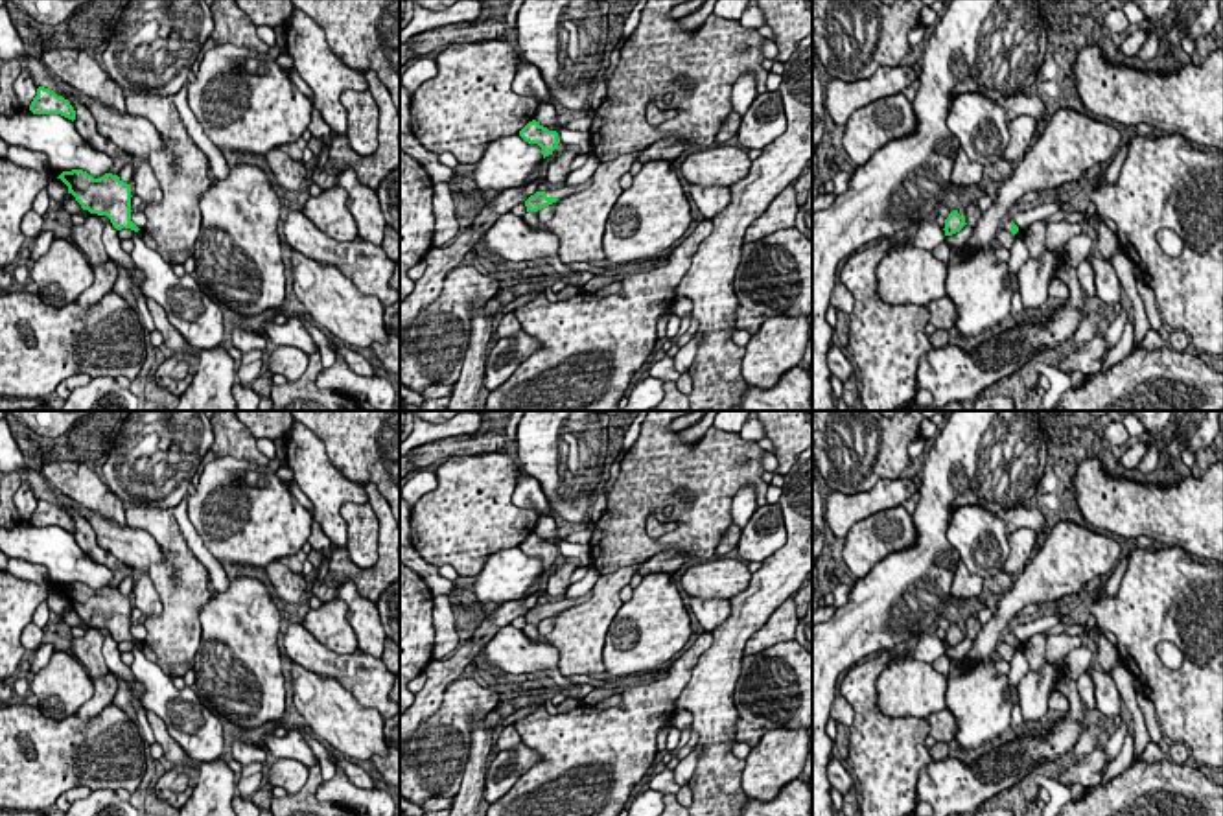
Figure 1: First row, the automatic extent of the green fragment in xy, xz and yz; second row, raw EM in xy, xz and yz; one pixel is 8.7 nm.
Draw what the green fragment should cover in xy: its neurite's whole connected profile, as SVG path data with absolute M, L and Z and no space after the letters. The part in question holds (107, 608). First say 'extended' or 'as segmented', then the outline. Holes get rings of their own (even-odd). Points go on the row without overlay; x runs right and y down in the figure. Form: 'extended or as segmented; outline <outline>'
as segmented; outline M83 582L63 584L61 591L68 599L68 606L76 610L83 623L107 628L116 643L140 641L131 634L131 597L118 588L105 586L94 591Z

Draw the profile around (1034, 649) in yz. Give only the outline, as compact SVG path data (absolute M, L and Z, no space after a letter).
M1041 632L1020 643L1020 650L1028 659L1030 670L1041 672L1046 665L1046 639L1048 635Z

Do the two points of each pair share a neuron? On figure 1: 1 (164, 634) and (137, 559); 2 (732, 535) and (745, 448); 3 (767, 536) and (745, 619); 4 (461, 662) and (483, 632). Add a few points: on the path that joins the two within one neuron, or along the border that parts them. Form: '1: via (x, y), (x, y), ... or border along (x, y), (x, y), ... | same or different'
1: border along (142, 531), (164, 555), (150, 573) | different
2: border along (732, 522), (713, 555) | different
3: border along (785, 524), (785, 542), (761, 562) | different
4: via (466, 654), (479, 640) | same

